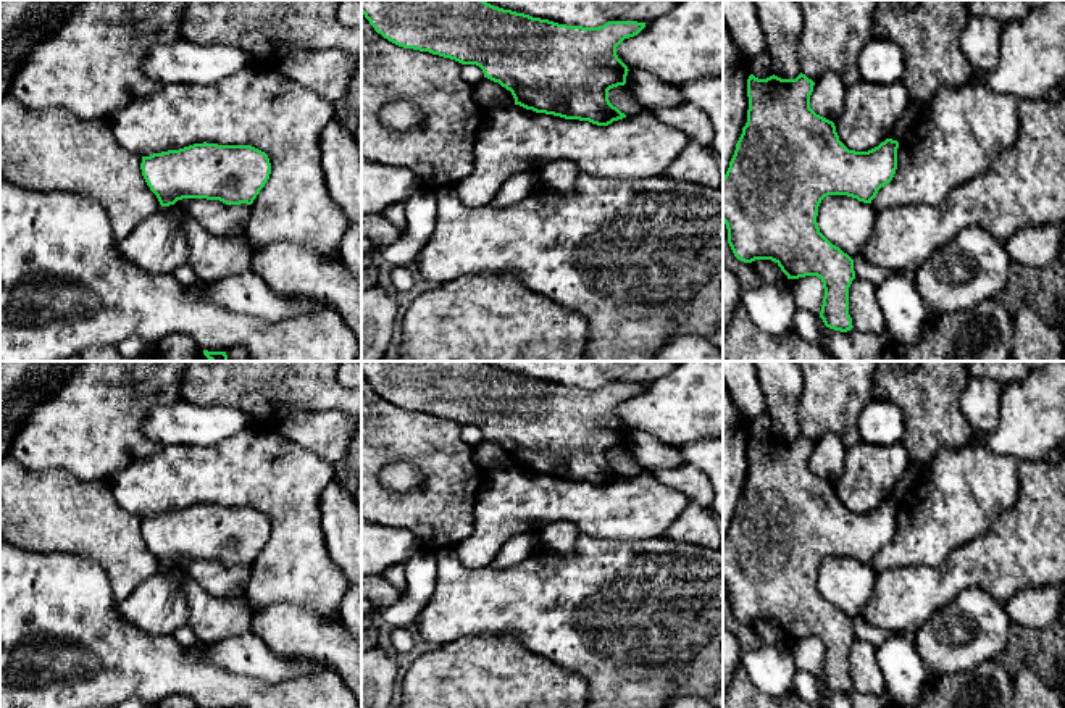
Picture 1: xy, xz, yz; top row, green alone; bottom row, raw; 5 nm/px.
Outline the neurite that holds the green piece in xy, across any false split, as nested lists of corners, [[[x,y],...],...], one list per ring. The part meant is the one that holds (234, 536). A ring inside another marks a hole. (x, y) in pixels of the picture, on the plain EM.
[[[203,503],[142,518],[140,531],[161,568],[182,560],[252,566],[269,540],[271,524],[252,506]]]

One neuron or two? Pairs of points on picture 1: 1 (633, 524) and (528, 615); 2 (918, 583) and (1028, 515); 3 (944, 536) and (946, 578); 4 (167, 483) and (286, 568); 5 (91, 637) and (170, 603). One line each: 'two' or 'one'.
1: two
2: one
3: two
4: one
5: two

